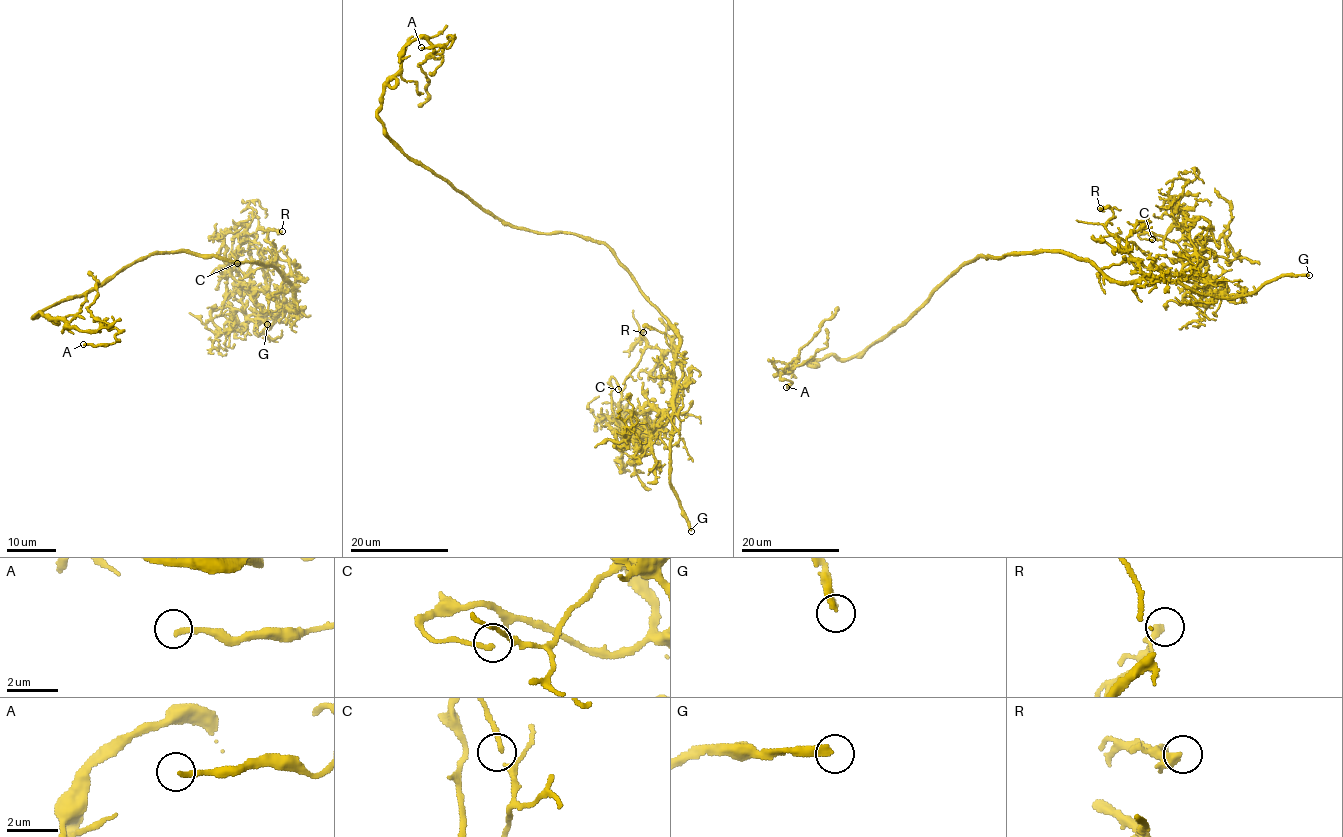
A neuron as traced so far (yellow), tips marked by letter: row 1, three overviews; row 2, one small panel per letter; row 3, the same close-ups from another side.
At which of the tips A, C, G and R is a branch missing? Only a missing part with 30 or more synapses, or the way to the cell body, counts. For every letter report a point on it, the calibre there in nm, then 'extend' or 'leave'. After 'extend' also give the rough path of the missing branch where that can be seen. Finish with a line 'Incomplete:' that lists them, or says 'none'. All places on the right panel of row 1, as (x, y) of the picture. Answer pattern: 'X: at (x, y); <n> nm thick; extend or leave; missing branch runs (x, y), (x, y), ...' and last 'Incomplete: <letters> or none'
A: at (786, 387); 200 nm thick; leave
C: at (1152, 239); 120 nm thick; leave
G: at (1309, 275); 280 nm thick; extend
R: at (1100, 208); 200 nm thick; leave
Incomplete: G

